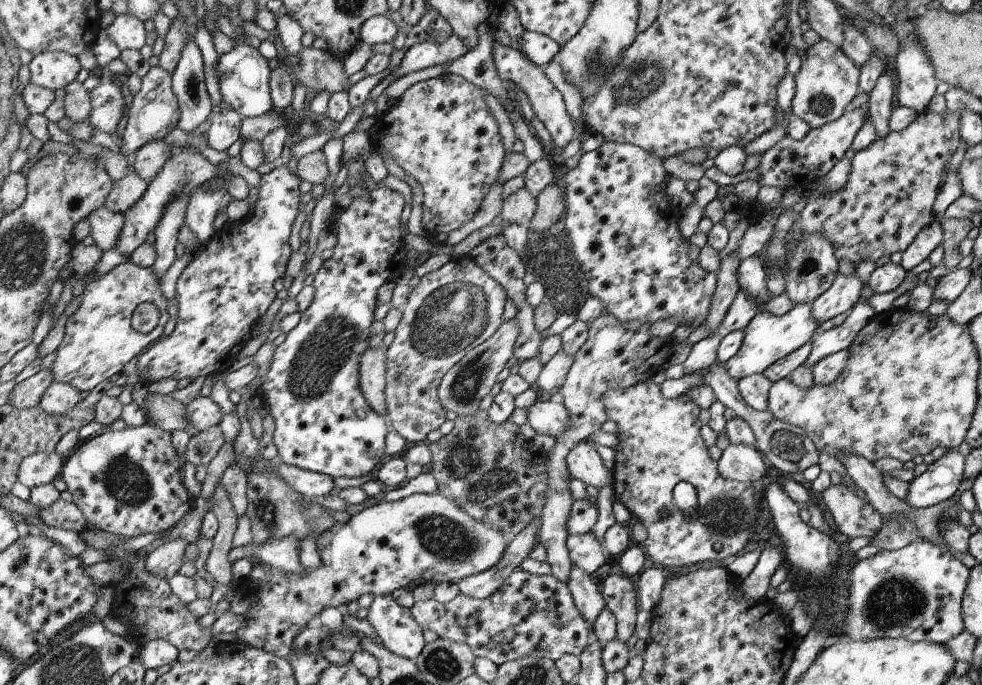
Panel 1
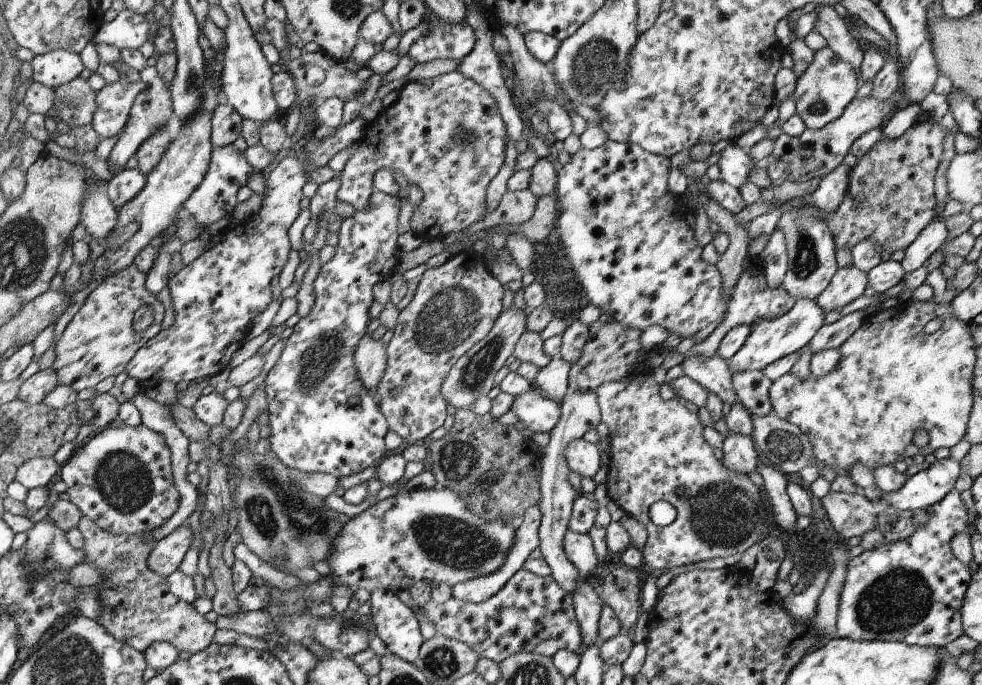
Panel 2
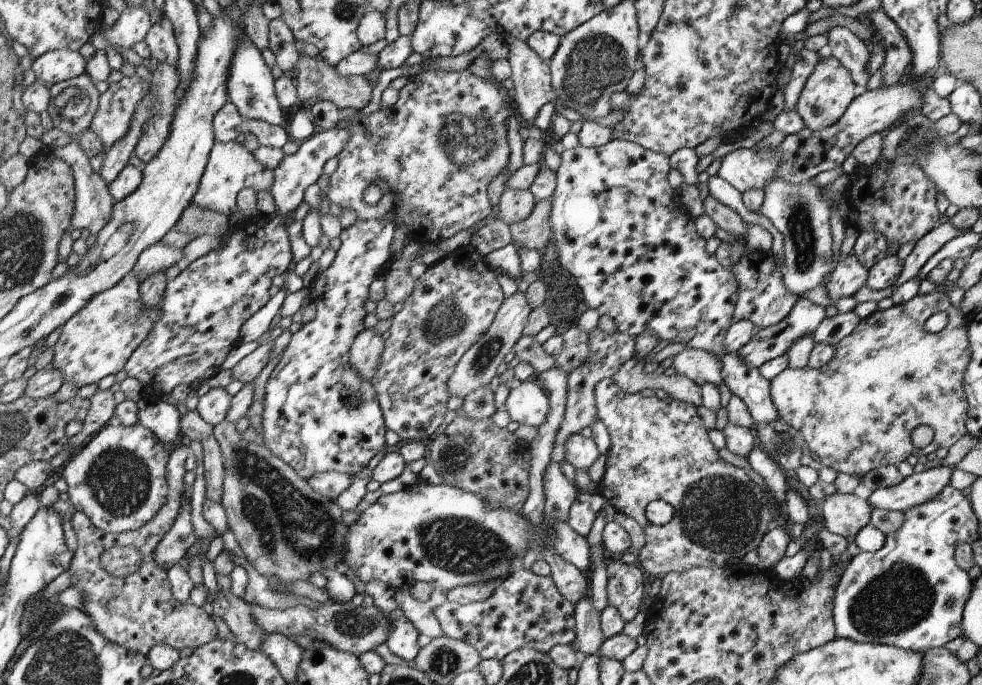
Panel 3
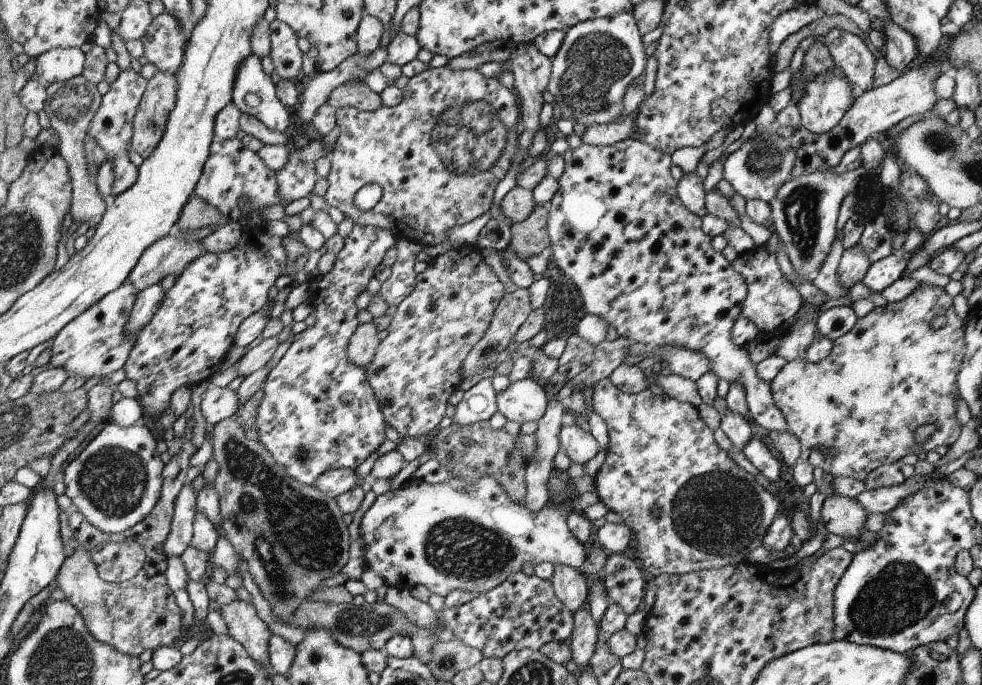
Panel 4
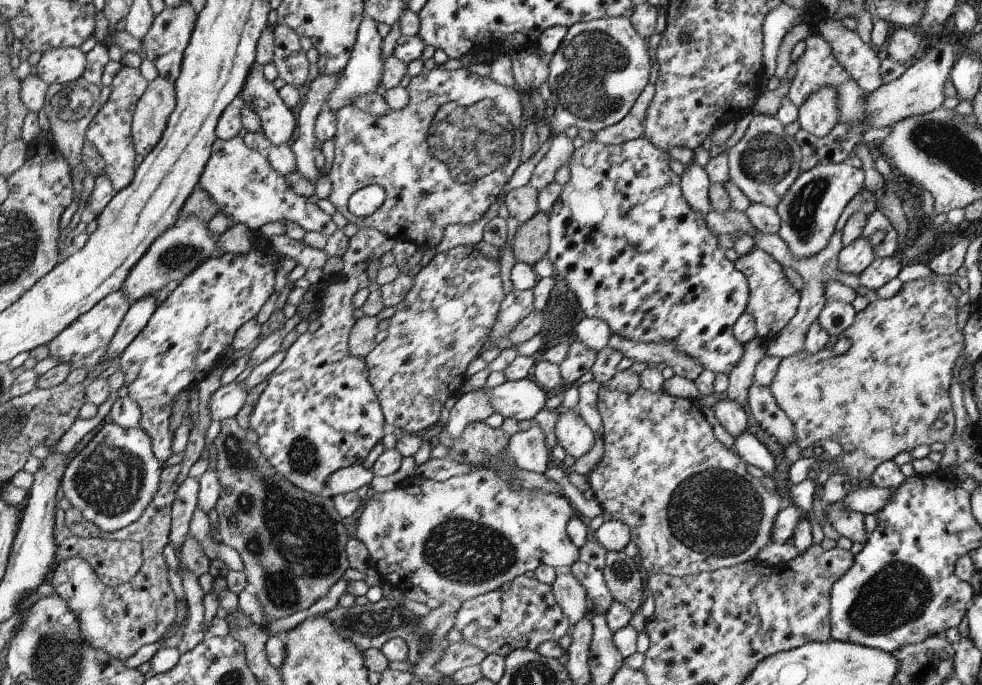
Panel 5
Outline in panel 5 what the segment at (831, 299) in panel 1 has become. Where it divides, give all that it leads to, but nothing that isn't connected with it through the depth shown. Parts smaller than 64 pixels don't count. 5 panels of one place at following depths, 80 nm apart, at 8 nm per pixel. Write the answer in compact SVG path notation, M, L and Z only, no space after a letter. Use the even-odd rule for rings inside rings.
M860 236L843 247L838 255L838 270L844 274L859 275L875 261L876 252L870 238Z

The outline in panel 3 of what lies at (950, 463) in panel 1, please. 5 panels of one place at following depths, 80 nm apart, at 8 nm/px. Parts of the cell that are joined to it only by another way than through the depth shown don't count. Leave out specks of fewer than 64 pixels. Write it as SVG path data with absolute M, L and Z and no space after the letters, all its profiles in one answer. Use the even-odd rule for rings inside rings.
M940 465L919 473L913 472L896 486L875 490L869 497L868 502L876 509L904 512L905 510L924 504L932 500L935 496L938 496L938 493L945 486L950 485L950 476L952 476L952 472L952 466L949 465Z

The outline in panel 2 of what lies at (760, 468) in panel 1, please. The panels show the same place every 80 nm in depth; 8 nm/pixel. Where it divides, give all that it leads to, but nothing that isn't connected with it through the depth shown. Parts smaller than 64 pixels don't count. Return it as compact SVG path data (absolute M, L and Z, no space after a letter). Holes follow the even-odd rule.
M731 431L723 441L723 457L721 462L732 472L749 475L757 470L759 460L762 458L755 448L753 437L737 435Z

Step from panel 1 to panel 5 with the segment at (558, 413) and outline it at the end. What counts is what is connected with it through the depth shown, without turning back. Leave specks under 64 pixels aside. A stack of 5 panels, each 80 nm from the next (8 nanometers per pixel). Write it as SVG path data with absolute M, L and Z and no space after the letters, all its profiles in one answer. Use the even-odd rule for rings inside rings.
M530 378L507 381L496 388L484 385L482 388L473 389L465 383L461 387L462 394L476 392L476 390L488 392L490 404L496 413L504 418L514 418L518 422L533 421L536 414L543 410L547 401L546 391Z

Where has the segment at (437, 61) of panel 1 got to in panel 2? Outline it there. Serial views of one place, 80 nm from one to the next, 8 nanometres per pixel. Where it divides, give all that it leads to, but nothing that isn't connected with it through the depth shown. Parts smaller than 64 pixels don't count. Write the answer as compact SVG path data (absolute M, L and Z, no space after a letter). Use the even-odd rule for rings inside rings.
M428 11L425 18L431 26L424 37L420 37L409 48L407 55L416 65L436 59L460 61L474 48L476 36L470 25L445 23L433 11Z

